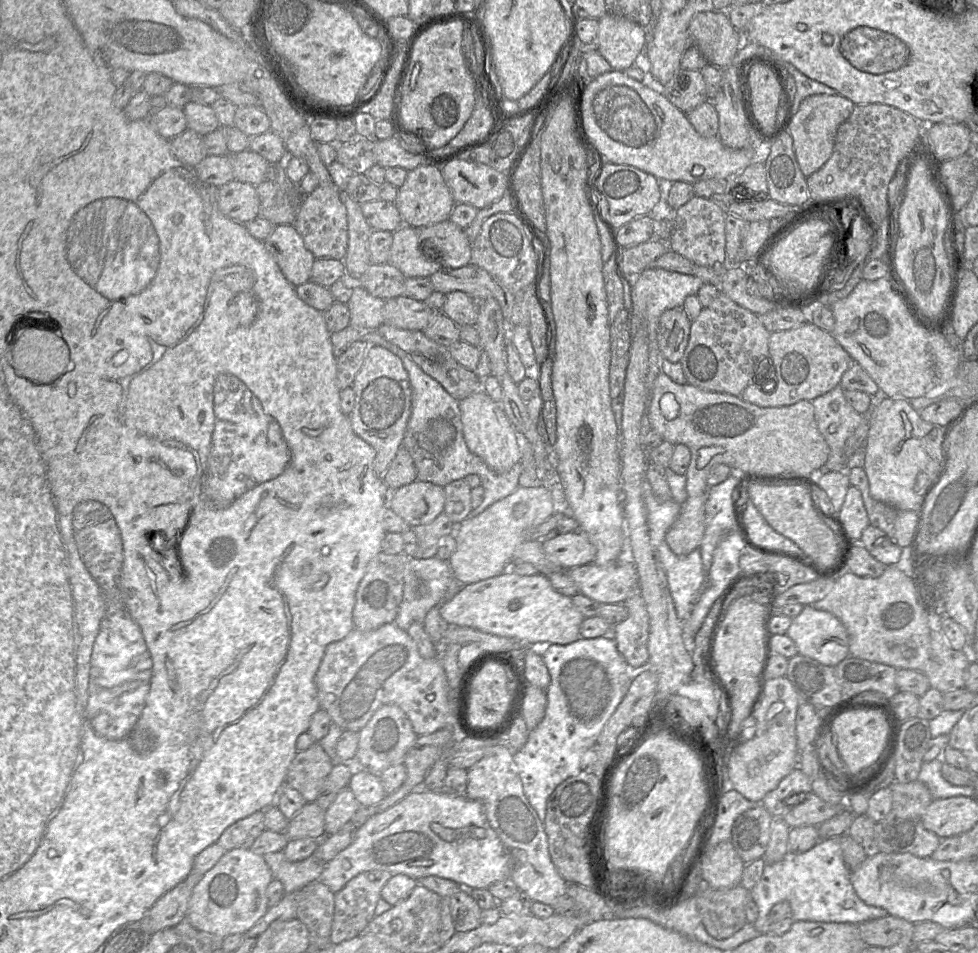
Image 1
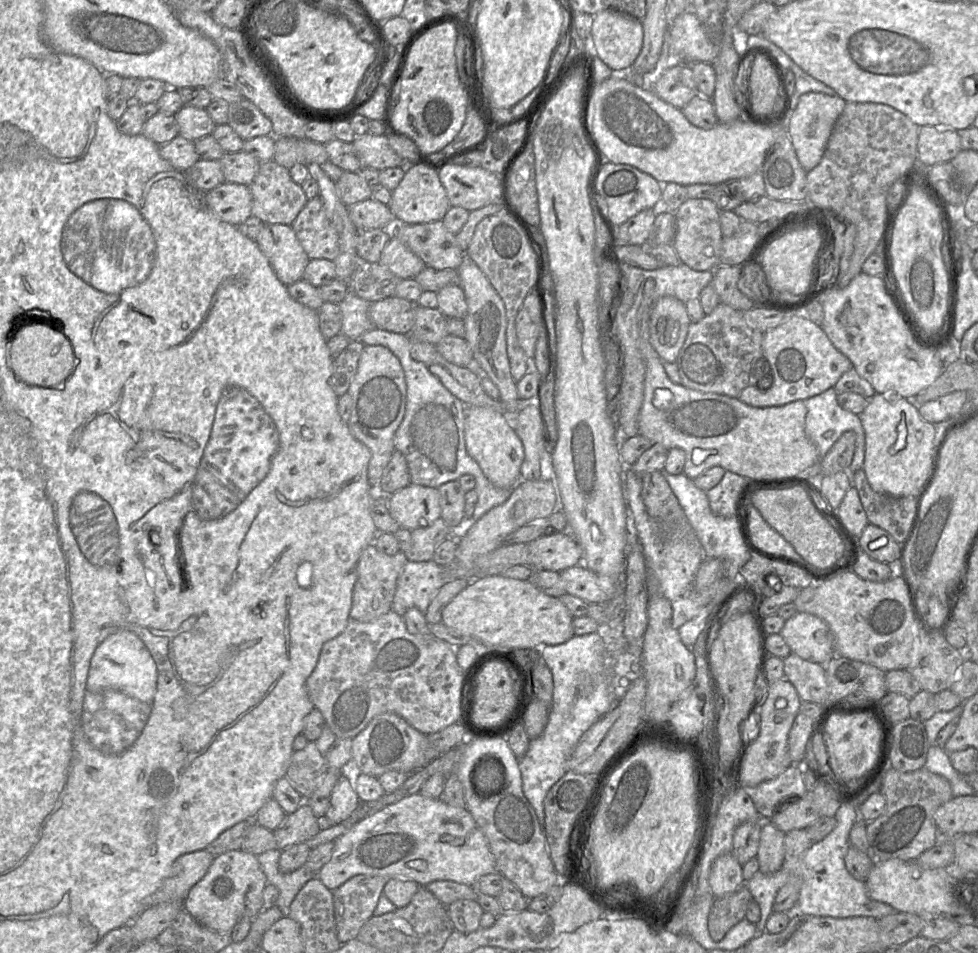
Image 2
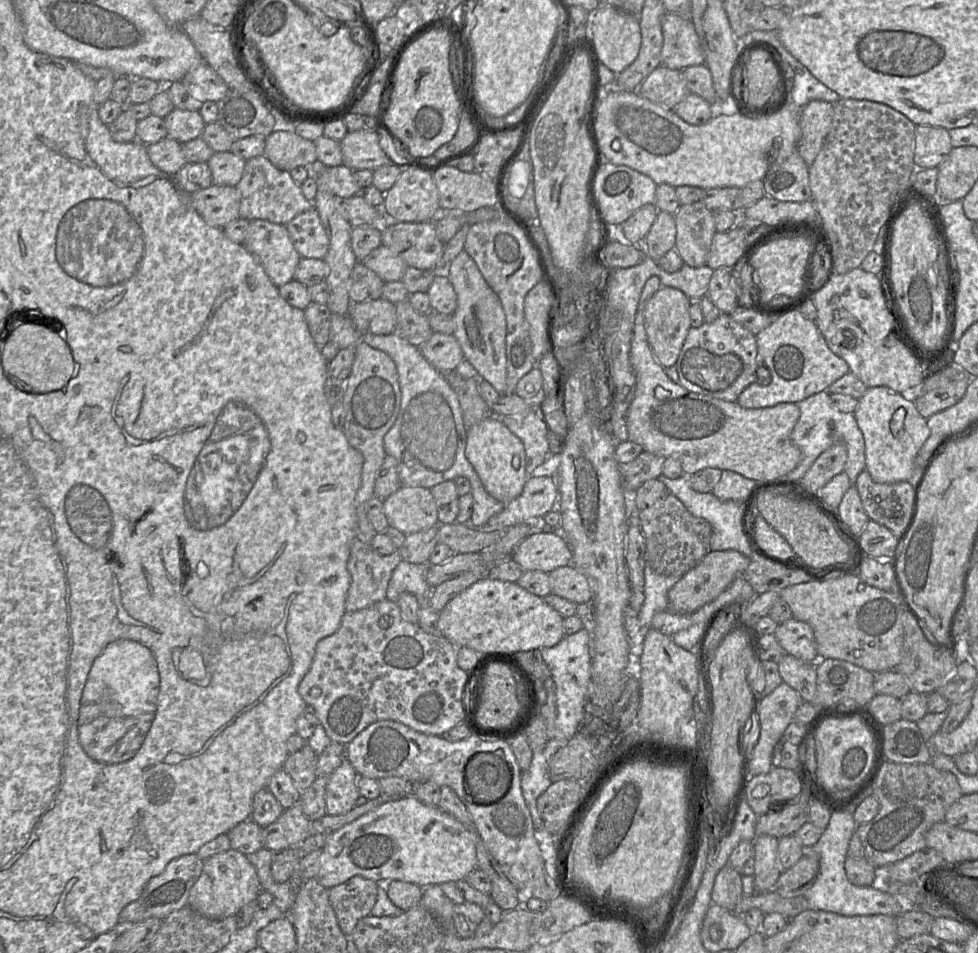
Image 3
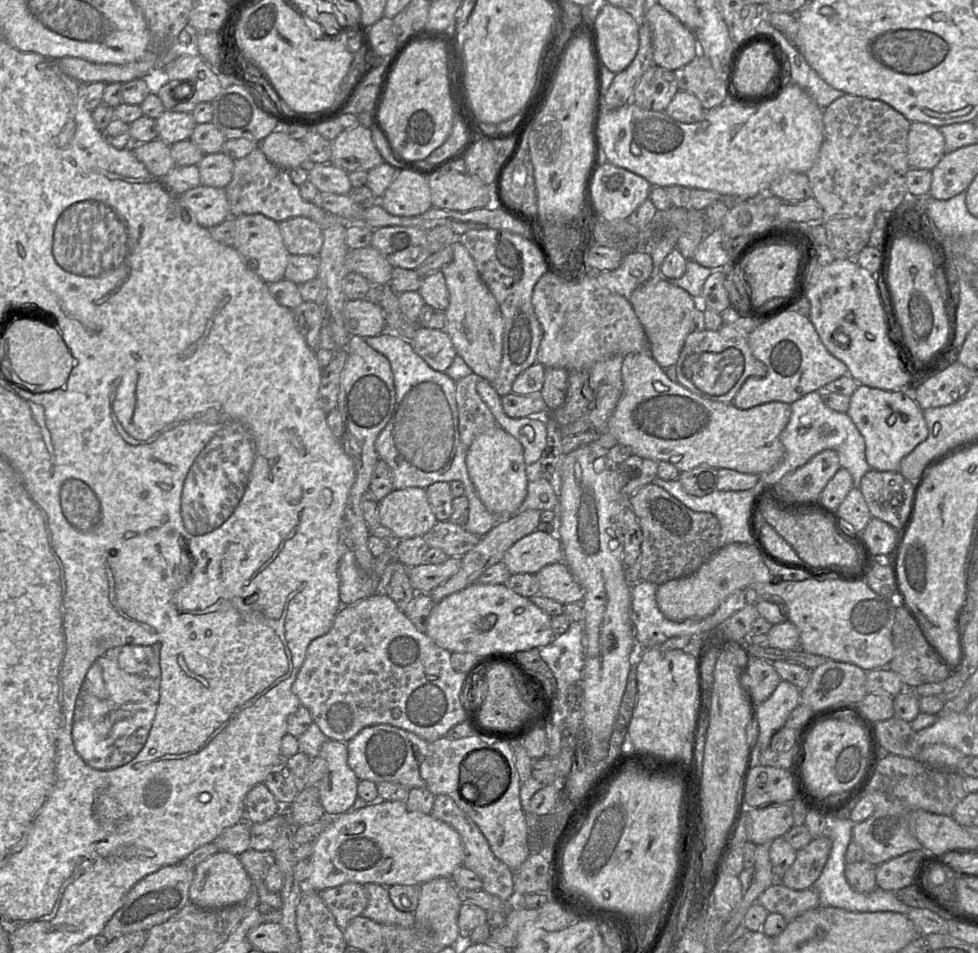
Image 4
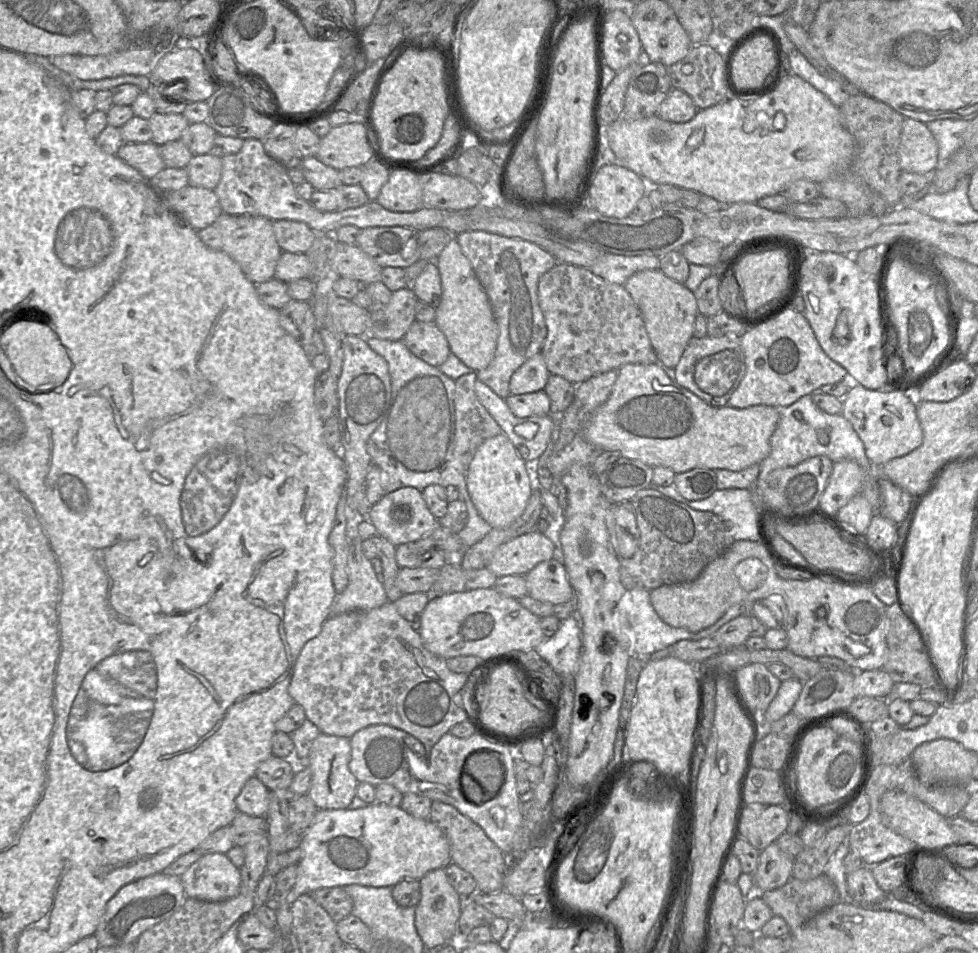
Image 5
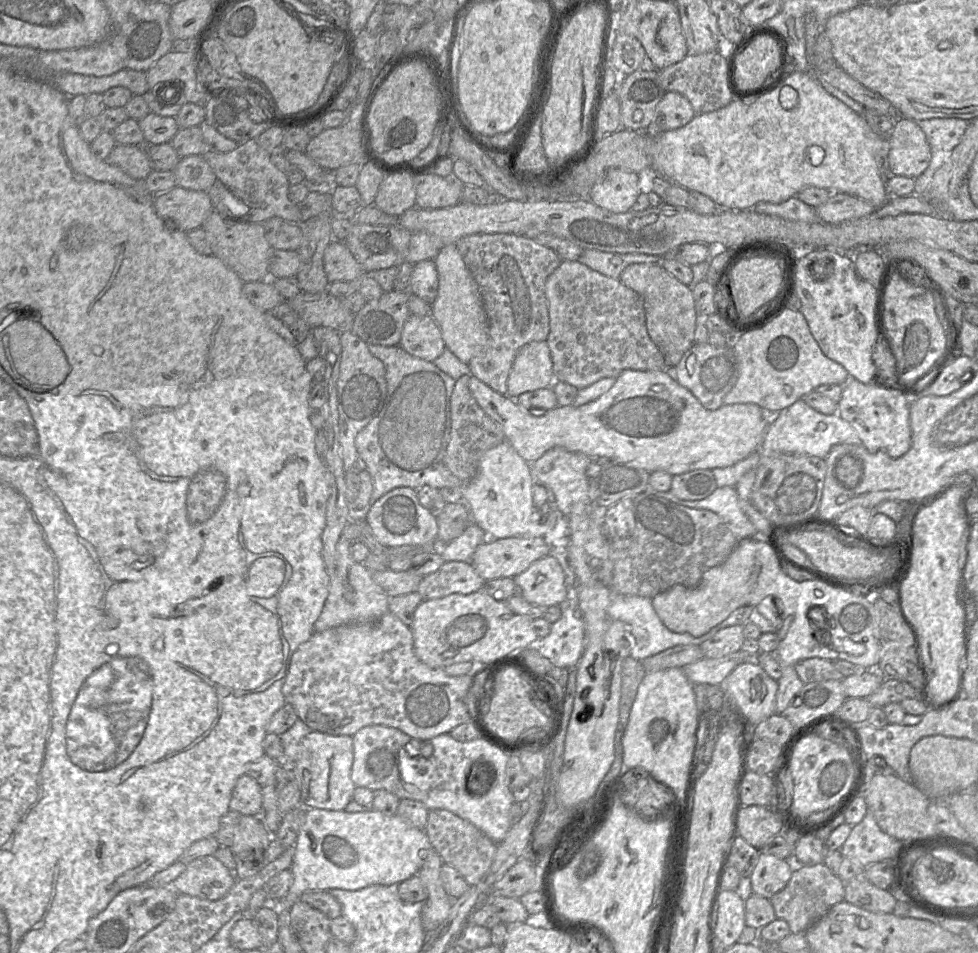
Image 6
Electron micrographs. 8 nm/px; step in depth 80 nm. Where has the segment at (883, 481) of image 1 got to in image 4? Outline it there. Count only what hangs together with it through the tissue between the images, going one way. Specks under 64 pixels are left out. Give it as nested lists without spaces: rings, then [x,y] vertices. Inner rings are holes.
[[[859,385],[850,396],[850,407],[846,413],[864,437],[866,460],[871,470],[899,472],[902,459],[928,437],[923,411],[903,391],[886,391]]]

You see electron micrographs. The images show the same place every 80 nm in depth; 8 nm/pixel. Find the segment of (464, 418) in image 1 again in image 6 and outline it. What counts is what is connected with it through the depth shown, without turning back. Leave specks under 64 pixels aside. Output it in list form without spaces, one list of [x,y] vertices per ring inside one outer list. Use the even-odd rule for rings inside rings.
[[[504,440],[486,451],[481,457],[475,475],[470,481],[464,483],[461,502],[466,502],[469,505],[470,522],[473,521],[477,524],[486,533],[487,539],[544,537],[551,528],[548,521],[539,524],[541,515],[532,501],[534,483],[530,472],[530,464],[519,456],[507,440]]]

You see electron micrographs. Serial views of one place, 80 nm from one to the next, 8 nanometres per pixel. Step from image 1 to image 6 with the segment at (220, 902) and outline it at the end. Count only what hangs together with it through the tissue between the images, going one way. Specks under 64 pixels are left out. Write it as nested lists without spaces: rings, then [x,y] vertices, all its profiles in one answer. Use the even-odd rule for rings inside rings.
[[[213,855],[186,864],[186,869],[171,884],[176,893],[211,901],[223,898],[236,881],[234,873]]]

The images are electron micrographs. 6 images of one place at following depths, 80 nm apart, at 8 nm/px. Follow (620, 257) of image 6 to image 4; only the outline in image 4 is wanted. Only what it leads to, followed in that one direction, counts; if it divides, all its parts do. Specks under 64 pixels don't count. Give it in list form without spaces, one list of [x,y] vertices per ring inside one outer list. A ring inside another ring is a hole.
[[[636,251],[625,254],[621,265],[615,270],[602,270],[590,272],[595,274],[599,283],[609,291],[630,299],[634,290],[645,283],[654,271],[653,260],[647,251]]]

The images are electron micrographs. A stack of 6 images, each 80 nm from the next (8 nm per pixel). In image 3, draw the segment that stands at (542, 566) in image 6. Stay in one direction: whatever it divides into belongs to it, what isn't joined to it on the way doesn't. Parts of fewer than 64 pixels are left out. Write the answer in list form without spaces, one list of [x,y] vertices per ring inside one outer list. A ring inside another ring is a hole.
[[[573,565],[554,569],[549,573],[551,594],[560,596],[575,604],[590,603],[593,600],[593,585]]]

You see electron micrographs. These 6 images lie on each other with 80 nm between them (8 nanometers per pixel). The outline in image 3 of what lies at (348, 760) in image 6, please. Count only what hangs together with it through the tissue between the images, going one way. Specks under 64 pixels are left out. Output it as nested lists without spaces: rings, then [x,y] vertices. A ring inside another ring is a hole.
[[[347,759],[328,777],[325,795],[327,815],[344,815],[356,806],[360,798],[358,778]]]

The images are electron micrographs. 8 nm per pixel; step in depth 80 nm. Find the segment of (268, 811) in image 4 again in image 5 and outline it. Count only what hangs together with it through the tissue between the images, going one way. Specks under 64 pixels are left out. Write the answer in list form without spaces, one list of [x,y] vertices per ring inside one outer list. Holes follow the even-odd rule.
[[[255,776],[249,778],[235,799],[239,812],[264,817],[269,808],[269,789]]]

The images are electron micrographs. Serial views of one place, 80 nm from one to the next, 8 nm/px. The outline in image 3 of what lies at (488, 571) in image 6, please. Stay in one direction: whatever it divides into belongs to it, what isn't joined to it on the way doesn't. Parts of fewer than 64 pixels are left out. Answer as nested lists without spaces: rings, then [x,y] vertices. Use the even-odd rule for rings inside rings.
[[[532,531],[513,551],[511,558],[525,571],[536,570],[550,573],[556,568],[572,565],[571,548],[557,534]]]

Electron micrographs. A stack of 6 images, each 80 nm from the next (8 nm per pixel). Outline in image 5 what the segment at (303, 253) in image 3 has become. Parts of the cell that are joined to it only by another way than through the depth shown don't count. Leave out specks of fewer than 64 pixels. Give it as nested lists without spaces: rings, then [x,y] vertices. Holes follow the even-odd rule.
[[[274,220],[272,227],[282,251],[305,253],[315,239],[315,231],[302,221]]]

